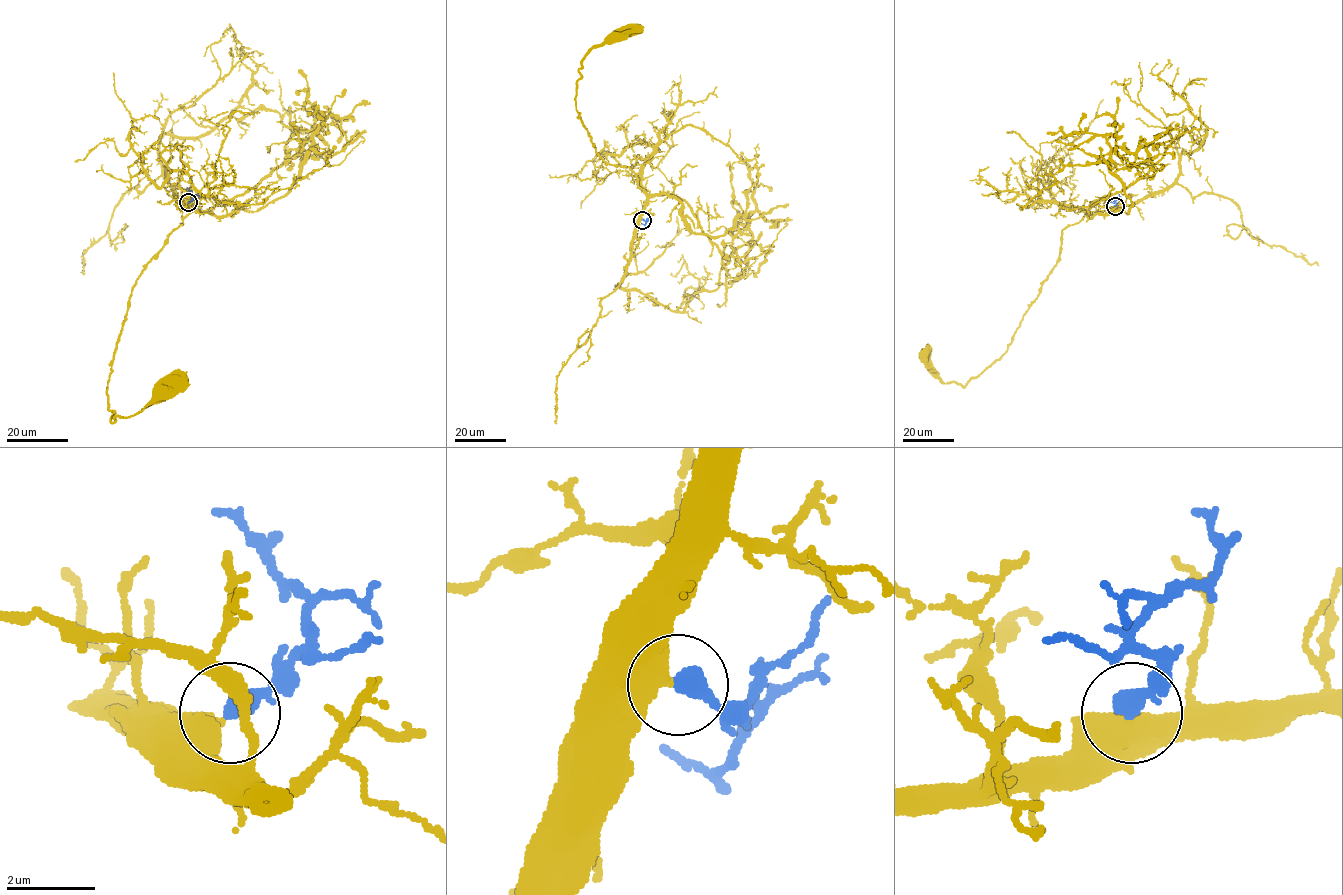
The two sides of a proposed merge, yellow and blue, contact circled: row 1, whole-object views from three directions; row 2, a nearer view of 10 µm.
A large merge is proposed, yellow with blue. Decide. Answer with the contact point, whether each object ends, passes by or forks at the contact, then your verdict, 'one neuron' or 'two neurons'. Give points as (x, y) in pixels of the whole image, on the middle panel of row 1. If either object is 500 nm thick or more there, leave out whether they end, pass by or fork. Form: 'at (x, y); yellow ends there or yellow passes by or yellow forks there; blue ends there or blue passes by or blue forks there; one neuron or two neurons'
at (642, 220); one neuron

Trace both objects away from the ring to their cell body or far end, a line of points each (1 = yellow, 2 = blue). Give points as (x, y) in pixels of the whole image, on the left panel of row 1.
1: (187, 202), (193, 209), (133, 288), (107, 388), (112, 422), (164, 400), (184, 383), (177, 380)
2: (188, 202), (193, 196), (187, 188)

